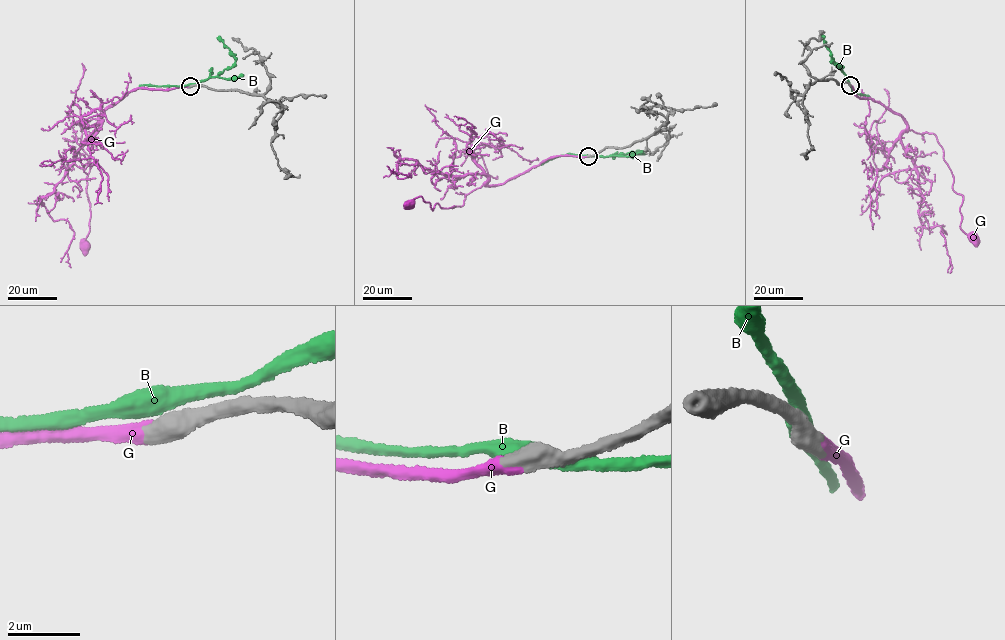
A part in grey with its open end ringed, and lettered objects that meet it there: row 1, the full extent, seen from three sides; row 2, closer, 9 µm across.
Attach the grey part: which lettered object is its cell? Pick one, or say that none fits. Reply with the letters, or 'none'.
G

